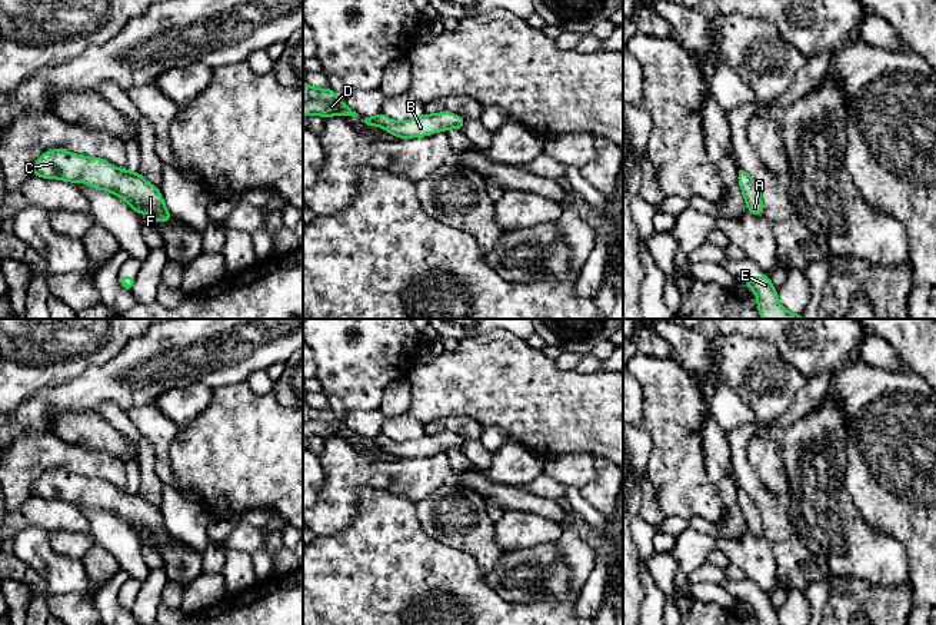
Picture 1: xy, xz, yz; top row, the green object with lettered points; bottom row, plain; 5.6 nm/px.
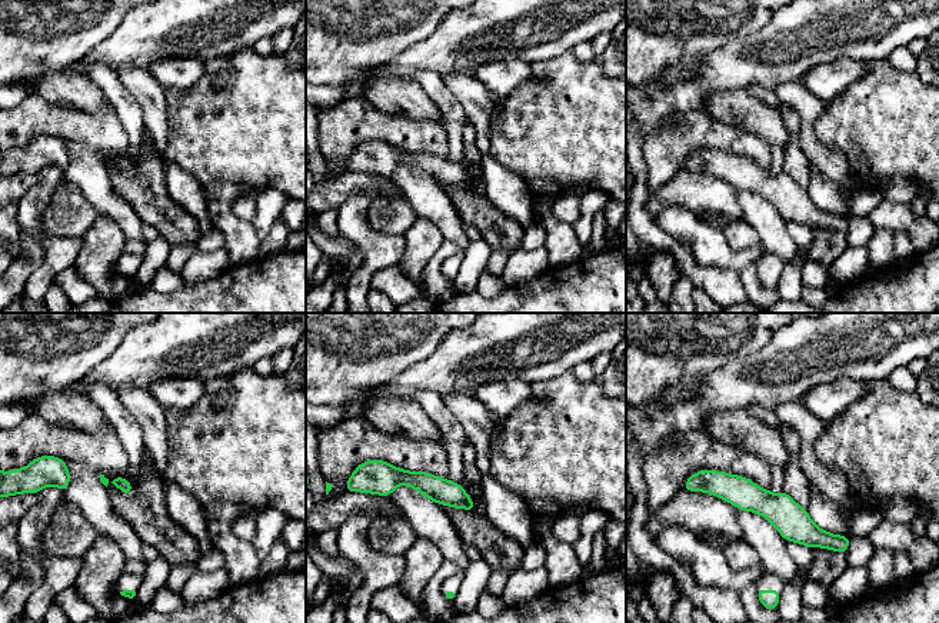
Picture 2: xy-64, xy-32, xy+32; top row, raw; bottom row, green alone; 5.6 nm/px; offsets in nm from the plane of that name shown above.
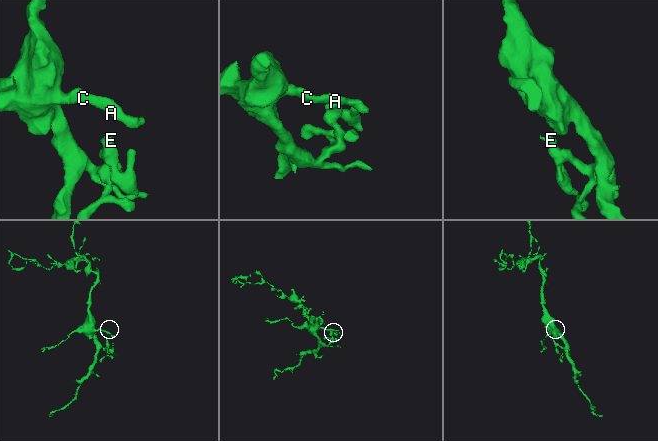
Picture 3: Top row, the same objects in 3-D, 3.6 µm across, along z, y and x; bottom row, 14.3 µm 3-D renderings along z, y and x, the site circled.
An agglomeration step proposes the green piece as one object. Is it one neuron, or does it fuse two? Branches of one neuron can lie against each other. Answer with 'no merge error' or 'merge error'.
no merge error

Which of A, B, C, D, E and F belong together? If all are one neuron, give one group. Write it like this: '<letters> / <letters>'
A B C D E F

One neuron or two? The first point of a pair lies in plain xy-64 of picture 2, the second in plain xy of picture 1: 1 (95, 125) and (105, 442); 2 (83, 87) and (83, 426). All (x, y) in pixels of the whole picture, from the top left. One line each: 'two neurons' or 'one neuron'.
1: two neurons
2: one neuron

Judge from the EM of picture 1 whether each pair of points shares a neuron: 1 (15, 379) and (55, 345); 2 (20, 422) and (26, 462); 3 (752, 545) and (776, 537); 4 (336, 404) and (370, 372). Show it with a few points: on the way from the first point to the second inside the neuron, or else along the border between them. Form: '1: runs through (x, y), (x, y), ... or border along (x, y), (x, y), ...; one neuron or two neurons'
1: runs through (25, 369), (45, 349); one neuron
2: border along (50, 432), (29, 429), (15, 439); two neurons
3: border along (762, 537), (778, 568); two neurons
4: border along (327, 395), (335, 395), (349, 408), (370, 411); two neurons

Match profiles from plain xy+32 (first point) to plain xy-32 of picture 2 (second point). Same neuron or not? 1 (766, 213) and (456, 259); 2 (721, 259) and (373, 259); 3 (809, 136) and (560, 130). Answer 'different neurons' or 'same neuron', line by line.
1: different neurons
2: same neuron
3: different neurons

